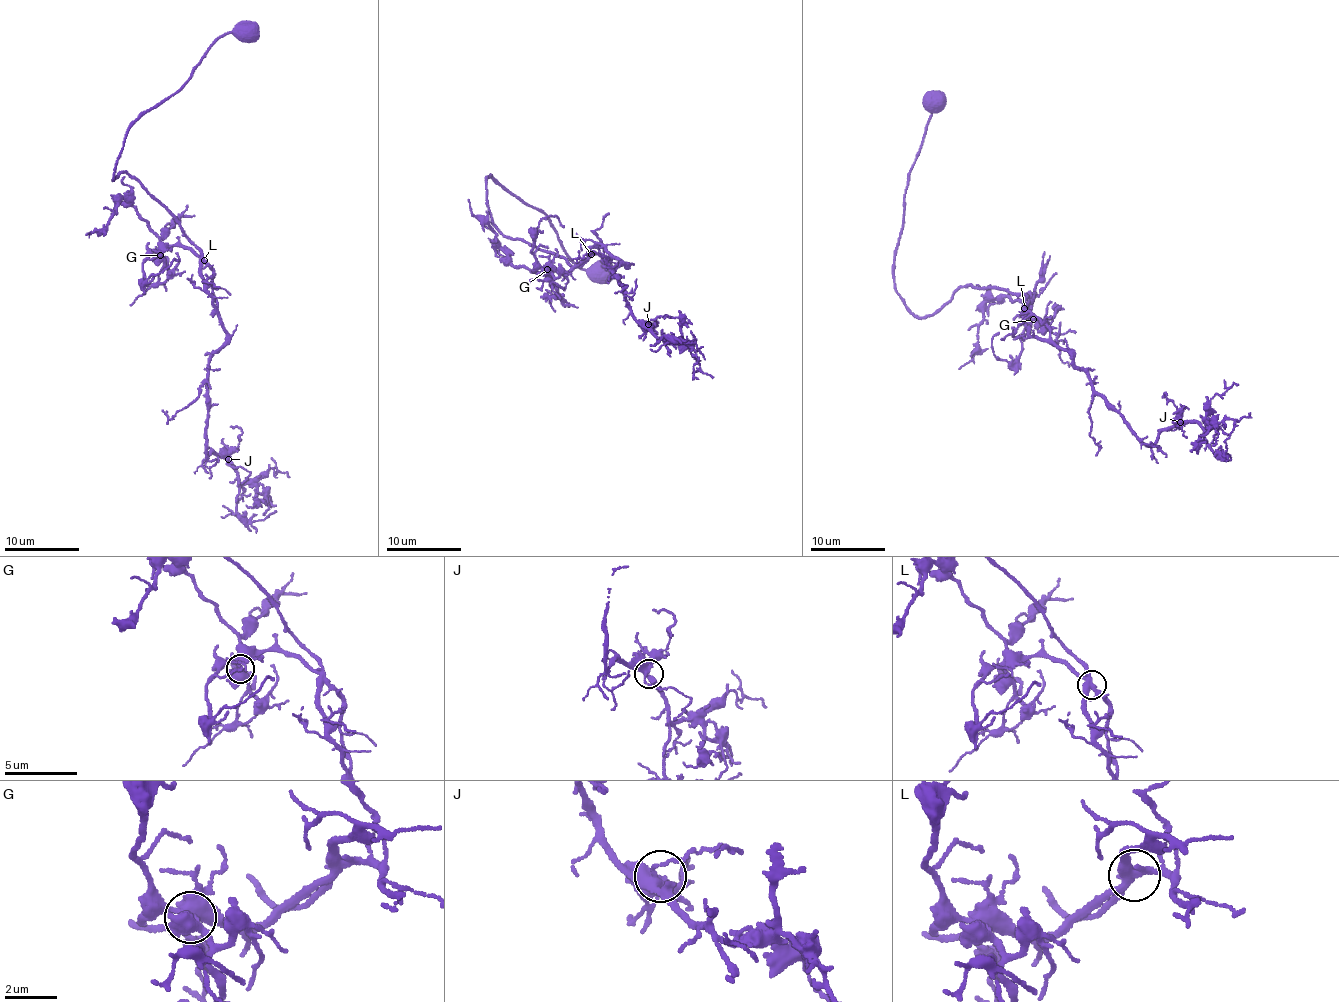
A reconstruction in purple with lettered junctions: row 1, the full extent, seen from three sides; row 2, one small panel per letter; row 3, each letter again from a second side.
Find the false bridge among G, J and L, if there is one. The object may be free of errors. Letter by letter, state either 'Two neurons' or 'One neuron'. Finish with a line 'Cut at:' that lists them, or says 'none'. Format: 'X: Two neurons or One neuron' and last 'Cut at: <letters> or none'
G: One neuron
J: One neuron
L: One neuron
Cut at: none

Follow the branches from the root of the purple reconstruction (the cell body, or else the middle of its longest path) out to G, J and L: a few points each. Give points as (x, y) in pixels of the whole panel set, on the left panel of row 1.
G: (186, 235), (191, 244), (189, 246), (168, 245), (160, 255)
J: (186, 235), (213, 272), (211, 290), (226, 333), (225, 342), (208, 360), (204, 453), (228, 459)
L: (186, 235), (204, 261)

